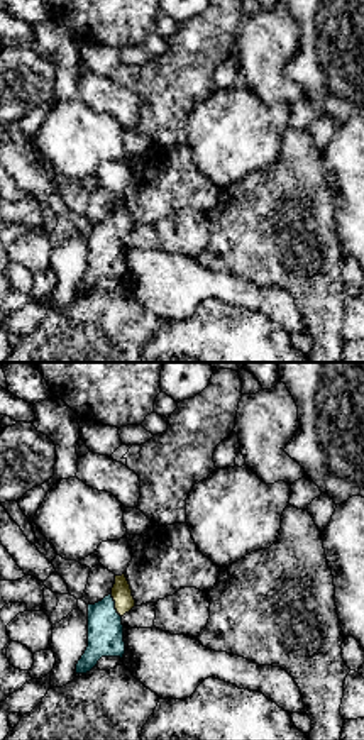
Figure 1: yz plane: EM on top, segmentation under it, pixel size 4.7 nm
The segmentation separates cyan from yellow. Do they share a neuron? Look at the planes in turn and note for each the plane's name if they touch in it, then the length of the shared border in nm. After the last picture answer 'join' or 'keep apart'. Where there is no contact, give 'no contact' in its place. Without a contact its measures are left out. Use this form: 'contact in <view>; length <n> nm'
contact in yz; length 120 nm

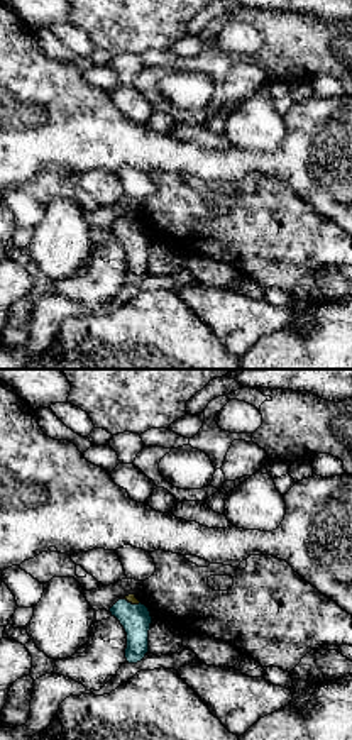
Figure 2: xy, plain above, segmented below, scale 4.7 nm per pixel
contact in xy; length 80 nm

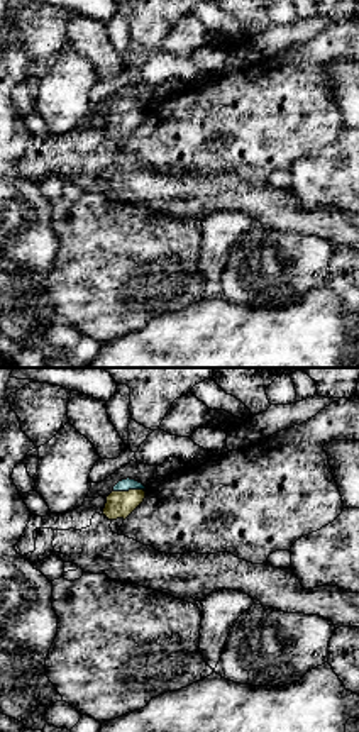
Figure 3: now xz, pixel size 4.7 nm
contact in xz; length 140 nm

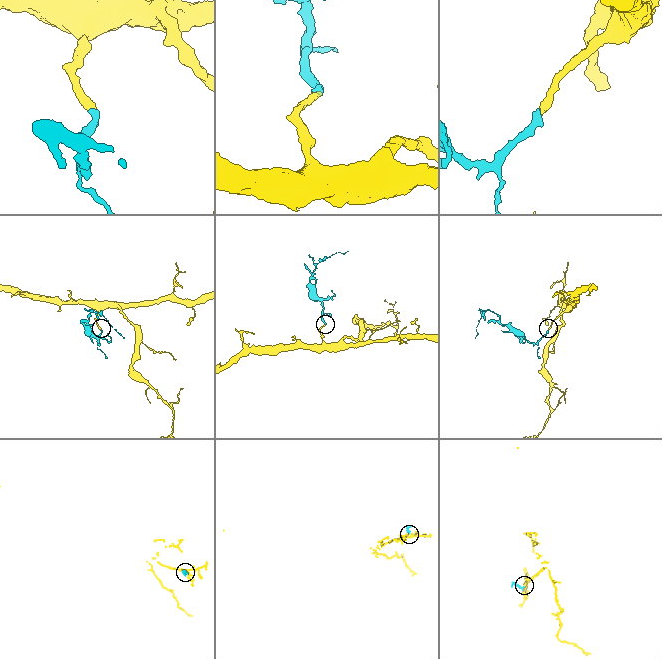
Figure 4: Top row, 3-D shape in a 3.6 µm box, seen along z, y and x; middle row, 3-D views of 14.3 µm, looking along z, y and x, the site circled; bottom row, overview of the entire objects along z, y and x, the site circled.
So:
join

